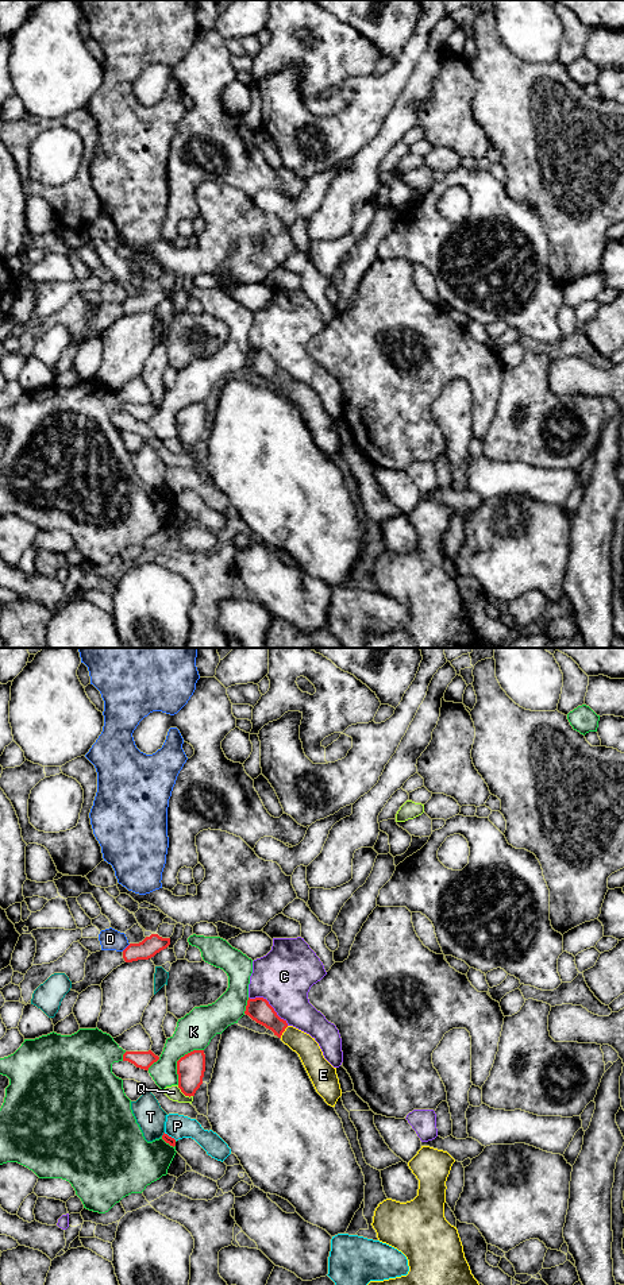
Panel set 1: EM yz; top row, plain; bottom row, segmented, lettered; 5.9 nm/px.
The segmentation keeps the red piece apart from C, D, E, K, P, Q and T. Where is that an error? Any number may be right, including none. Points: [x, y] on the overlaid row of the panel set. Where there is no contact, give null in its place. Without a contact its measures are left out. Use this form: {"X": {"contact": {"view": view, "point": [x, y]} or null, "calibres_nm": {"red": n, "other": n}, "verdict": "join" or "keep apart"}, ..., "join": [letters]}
{"C": {"contact": {"view": "yz", "point": [269, 1004]}, "calibres_nm": {"red": 140, "other": 340}, "verdict": "keep apart"}, "D": {"contact": {"view": "yz", "point": [127, 946]}, "calibres_nm": {"red": 120, "other": 130}, "verdict": "keep apart"}, "E": {"contact": {"view": "yz", "point": [284, 1030]}, "calibres_nm": {"red": 140, "other": 140}, "verdict": "join"}, "K": {"contact": {"view": "yz", "point": [178, 1060]}, "calibres_nm": {"red": 170, "other": 220}, "verdict": "keep apart"}, "P": {"contact": {"view": "yz", "point": [170, 1137]}, "calibres_nm": {"red": 50, "other": 140}, "verdict": "keep apart"}, "Q": {"contact": {"view": "yz", "point": [184, 1094]}, "calibres_nm": {"red": 170, "other": 90}, "verdict": "keep apart"}, "T": {"contact": {"view": "yz", "point": [164, 1134]}, "calibres_nm": {"red": 50, "other": 170}, "verdict": "keep apart"}, "join": ["E"]}

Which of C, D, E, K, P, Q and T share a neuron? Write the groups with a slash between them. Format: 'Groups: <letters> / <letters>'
Groups: C / D / E / K / P / Q / T

